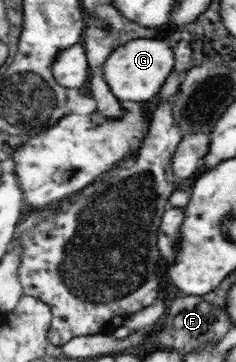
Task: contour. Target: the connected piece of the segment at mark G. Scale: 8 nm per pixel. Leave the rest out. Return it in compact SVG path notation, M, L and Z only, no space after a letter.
M138 38L118 46L106 58L106 62L102 64L102 72L104 72L102 78L118 101L132 100L132 102L146 103L146 100L150 100L160 90L172 66L174 66L172 50L166 42Z

